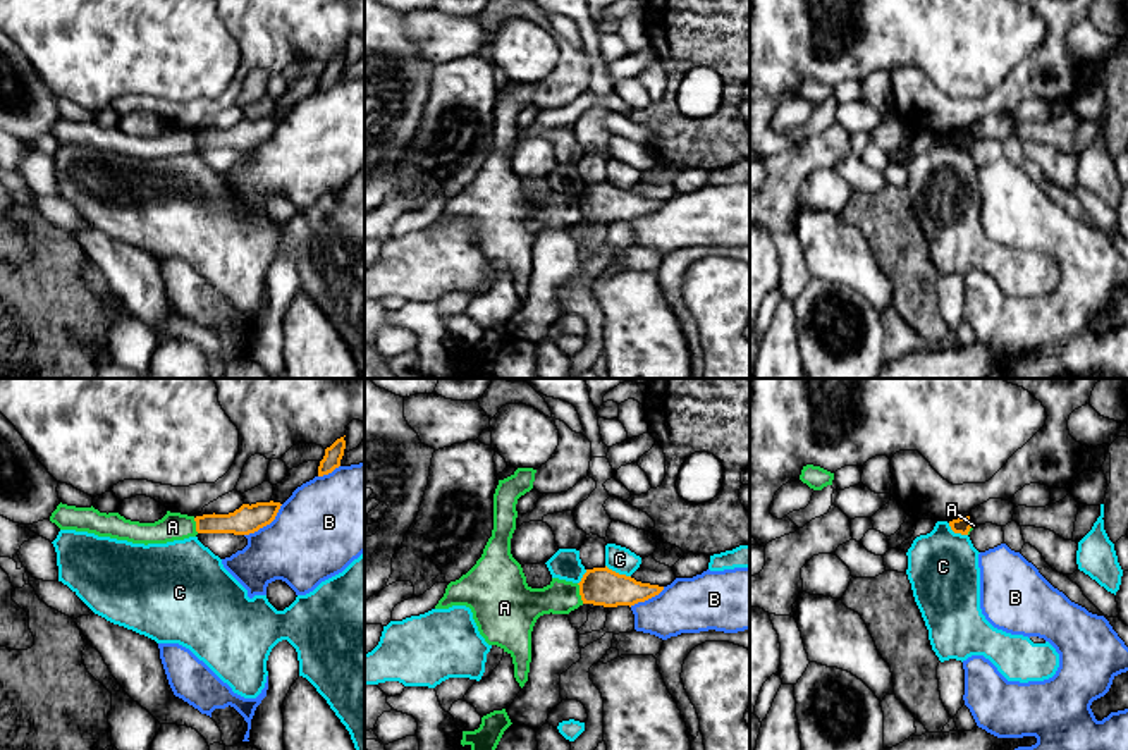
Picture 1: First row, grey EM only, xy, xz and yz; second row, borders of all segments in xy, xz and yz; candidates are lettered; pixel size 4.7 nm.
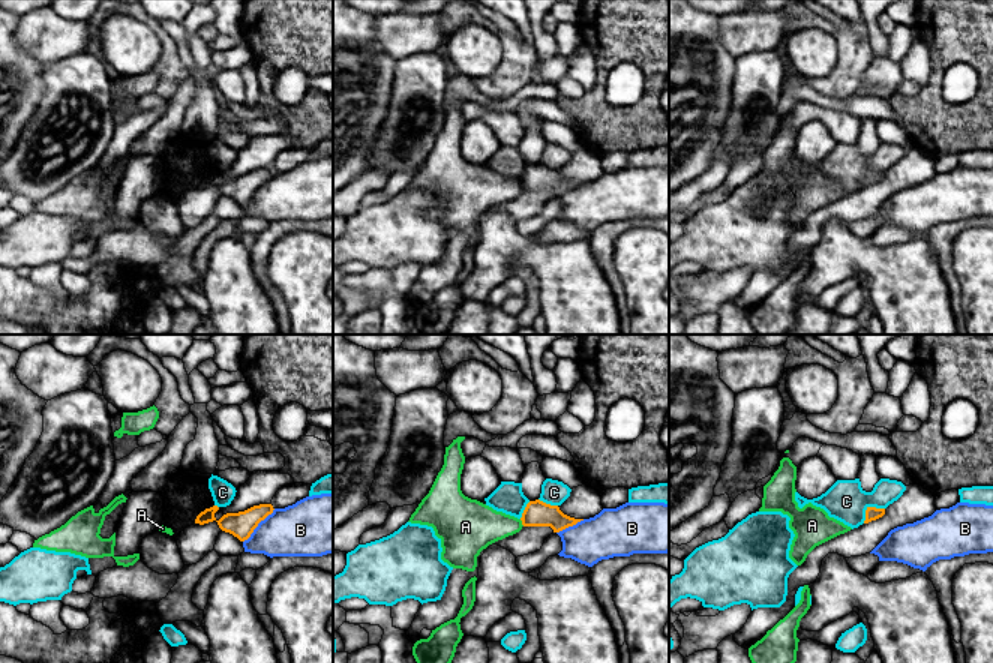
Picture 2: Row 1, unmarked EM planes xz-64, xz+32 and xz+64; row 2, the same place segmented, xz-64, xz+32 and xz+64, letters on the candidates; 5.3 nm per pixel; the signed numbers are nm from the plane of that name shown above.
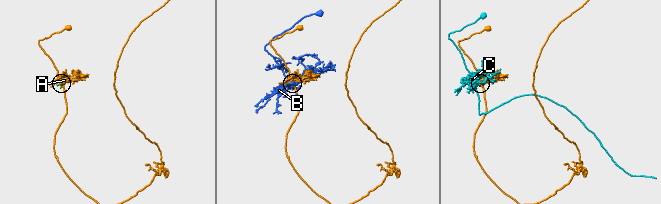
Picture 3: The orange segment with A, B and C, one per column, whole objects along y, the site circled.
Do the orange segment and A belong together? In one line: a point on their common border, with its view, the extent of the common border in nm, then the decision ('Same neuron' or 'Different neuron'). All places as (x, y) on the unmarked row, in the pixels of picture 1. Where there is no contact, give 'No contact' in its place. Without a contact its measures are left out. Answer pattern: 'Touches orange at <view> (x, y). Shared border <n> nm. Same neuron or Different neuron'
Touches orange at xz (580, 209). Shared border 100 nm. Different neuron

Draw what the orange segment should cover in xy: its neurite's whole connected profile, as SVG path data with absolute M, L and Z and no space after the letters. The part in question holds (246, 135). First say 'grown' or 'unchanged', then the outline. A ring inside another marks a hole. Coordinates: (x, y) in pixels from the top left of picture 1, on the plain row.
unchanged; M256 117L242 119L239 124L229 129L203 129L196 131L196 146L198 148L234 148L234 150L249 150L260 143L270 139L279 124L280 117Z

